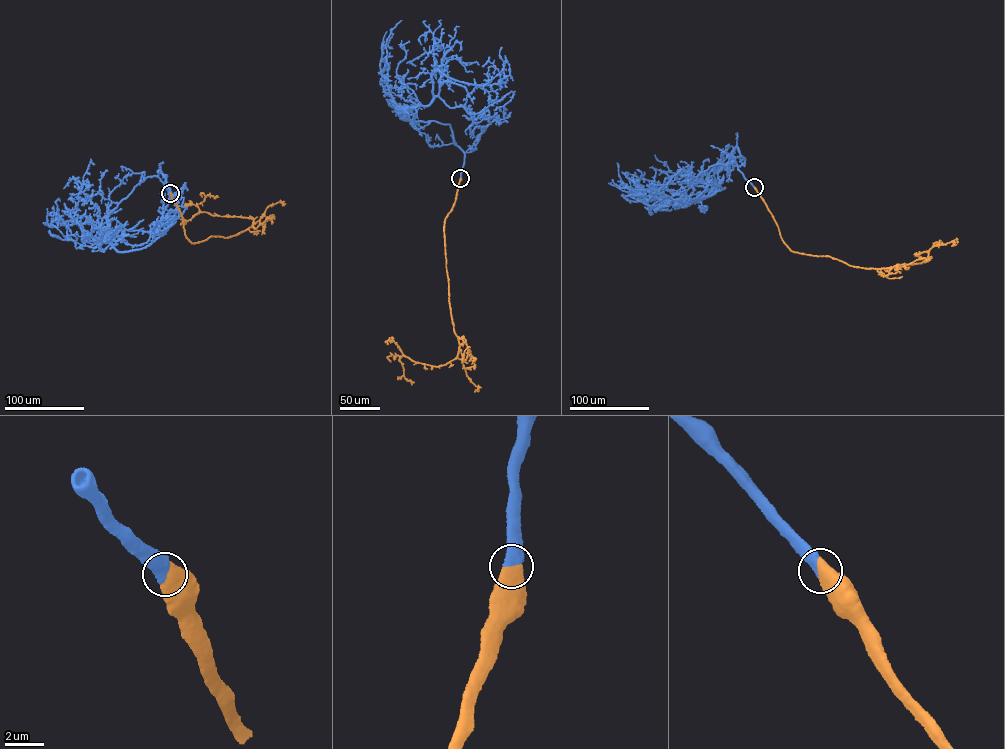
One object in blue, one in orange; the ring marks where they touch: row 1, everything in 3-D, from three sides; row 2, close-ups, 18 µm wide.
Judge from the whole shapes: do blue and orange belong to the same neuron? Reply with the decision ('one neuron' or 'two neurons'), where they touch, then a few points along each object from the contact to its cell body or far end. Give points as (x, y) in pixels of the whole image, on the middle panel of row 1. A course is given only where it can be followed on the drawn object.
one neuron | (460, 178) | blue via (461, 178), (465, 155), (453, 141), (450, 125), (413, 121), (408, 112), (417, 106), (411, 114), (405, 110) | orange via (461, 178), (444, 226), (458, 355), (437, 366), (403, 355), (400, 361), (404, 376), (411, 385)

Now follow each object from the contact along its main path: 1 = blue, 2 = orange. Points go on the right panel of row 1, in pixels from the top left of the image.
1: (754, 187), (736, 163), (715, 165), (714, 176), (719, 188), (697, 202), (701, 202), (704, 212), (704, 207)
2: (754, 187), (781, 239), (795, 252), (878, 269), (921, 263), (935, 245), (956, 245)

